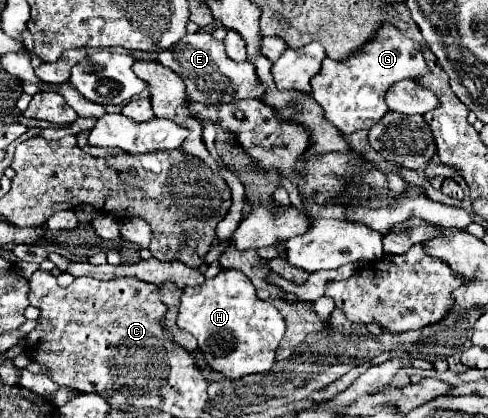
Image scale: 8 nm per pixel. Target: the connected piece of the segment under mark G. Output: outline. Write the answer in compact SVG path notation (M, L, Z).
M383 24L373 42L367 46L369 48L363 48L359 56L351 56L351 60L345 62L335 62L326 57L321 72L311 80L311 96L323 108L323 118L329 120L343 134L369 130L389 110L385 104L387 88L397 80L413 80L415 76L427 72L421 46L401 36L401 32L395 30L391 24Z

